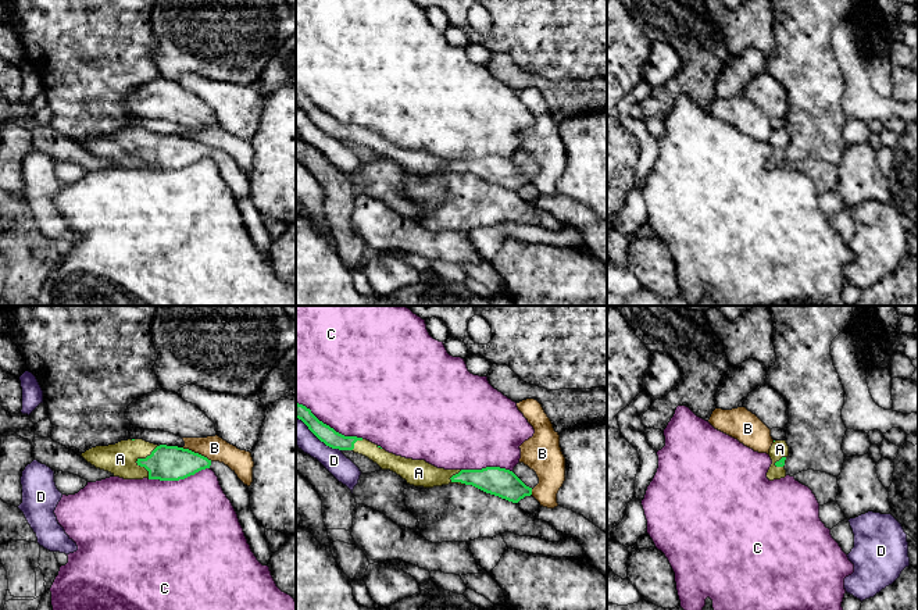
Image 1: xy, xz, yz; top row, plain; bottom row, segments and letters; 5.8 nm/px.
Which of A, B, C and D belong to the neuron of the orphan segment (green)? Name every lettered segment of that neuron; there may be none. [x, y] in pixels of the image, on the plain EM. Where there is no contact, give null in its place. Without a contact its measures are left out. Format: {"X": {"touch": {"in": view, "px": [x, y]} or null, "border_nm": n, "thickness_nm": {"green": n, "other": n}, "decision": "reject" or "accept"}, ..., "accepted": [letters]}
{"A": {"touch": {"in": "xy", "px": [139, 147]}, "border_nm": 200, "thickness_nm": {"green": 200, "other": 190}, "decision": "accept"}, "B": {"touch": {"in": "xy", "px": [197, 142]}, "border_nm": 190, "thickness_nm": {"green": 200, "other": 140}, "decision": "reject"}, "C": {"touch": {"in": "xz", "px": [328, 114]}, "border_nm": 440, "thickness_nm": {"green": 100, "other": 500}, "decision": "reject"}, "D": {"touch": {"in": "xz", "px": [318, 127]}, "border_nm": 320, "thickness_nm": {"green": 100, "other": 140}, "decision": "reject"}, "accepted": ["A"]}

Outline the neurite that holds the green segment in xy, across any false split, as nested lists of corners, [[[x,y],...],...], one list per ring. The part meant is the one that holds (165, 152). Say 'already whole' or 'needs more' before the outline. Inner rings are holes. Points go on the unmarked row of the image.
needs more; [[[143,128],[96,135],[81,145],[96,157],[124,168],[179,170],[201,158],[212,158],[237,203],[251,240],[262,254],[268,254],[272,240],[265,226],[265,217],[251,200],[249,175],[224,151],[211,150],[189,138],[158,135]]]

